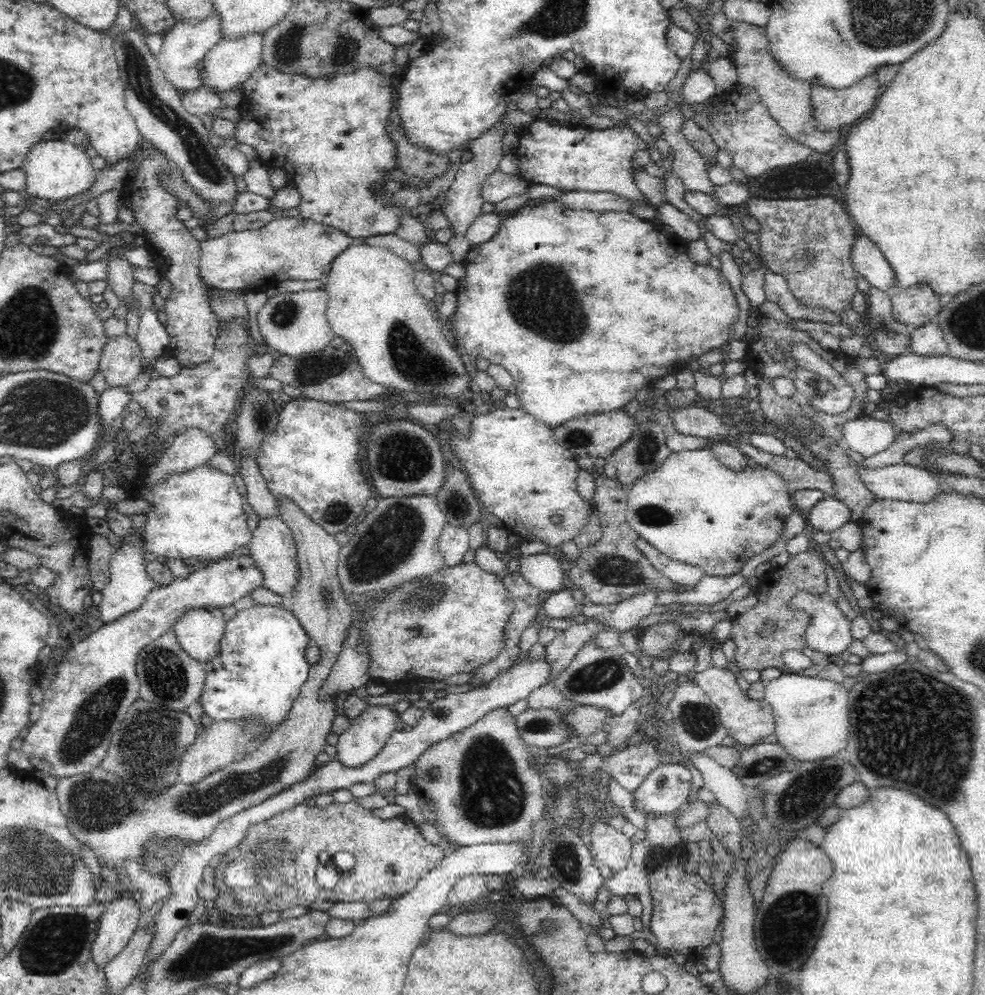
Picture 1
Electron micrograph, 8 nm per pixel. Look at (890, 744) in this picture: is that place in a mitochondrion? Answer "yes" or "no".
yes

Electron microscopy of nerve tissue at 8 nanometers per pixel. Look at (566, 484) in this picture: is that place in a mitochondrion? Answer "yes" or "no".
no

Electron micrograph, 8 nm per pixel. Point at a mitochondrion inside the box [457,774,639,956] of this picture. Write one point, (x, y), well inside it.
(564, 853)

